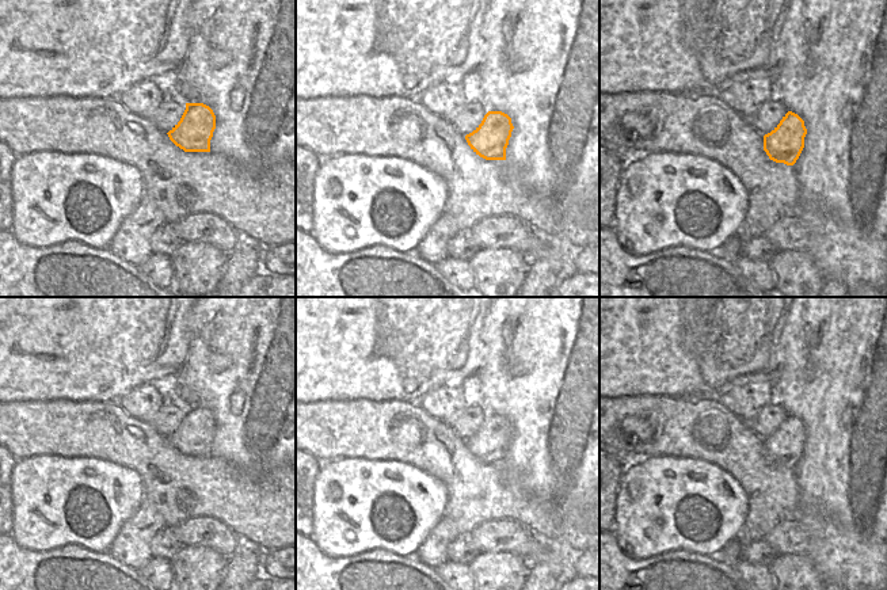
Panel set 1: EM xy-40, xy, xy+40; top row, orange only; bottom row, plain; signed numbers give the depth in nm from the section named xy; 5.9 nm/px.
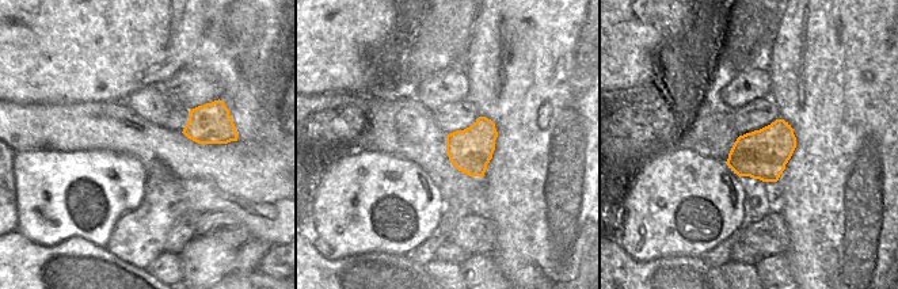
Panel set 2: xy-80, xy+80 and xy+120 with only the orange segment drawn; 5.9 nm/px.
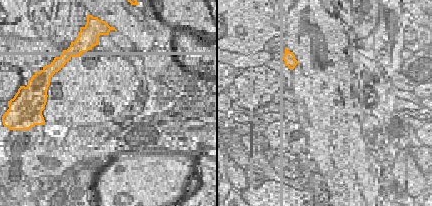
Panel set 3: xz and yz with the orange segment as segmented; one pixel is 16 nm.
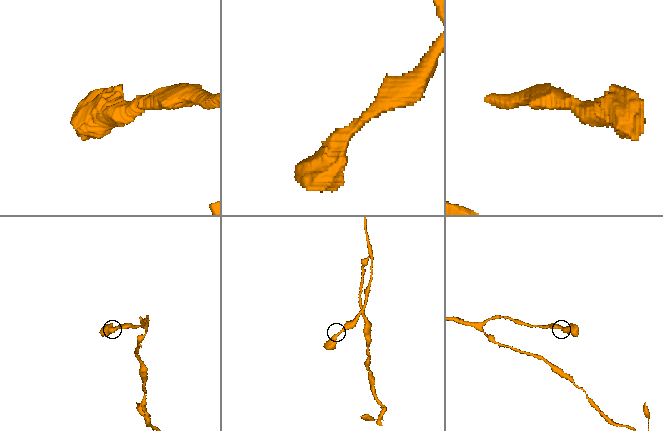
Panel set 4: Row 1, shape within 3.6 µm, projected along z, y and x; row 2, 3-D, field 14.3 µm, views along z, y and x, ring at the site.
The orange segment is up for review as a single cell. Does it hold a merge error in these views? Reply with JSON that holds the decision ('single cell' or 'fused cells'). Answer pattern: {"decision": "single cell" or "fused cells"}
{"decision": "single cell"}

